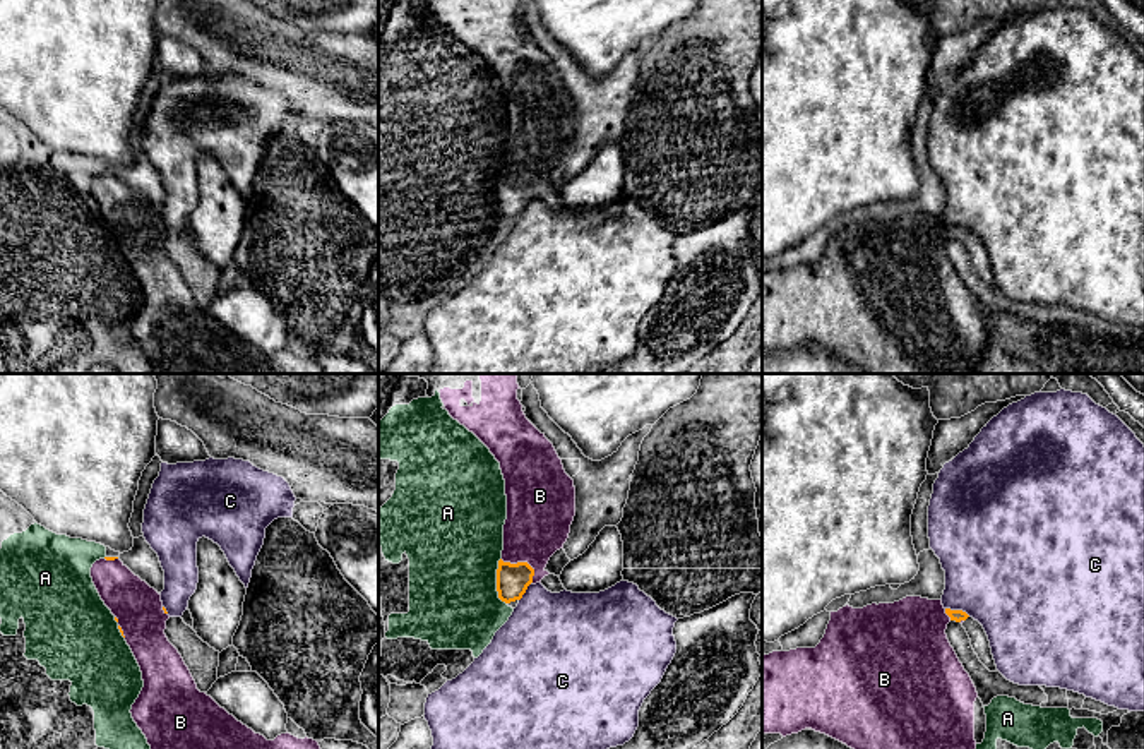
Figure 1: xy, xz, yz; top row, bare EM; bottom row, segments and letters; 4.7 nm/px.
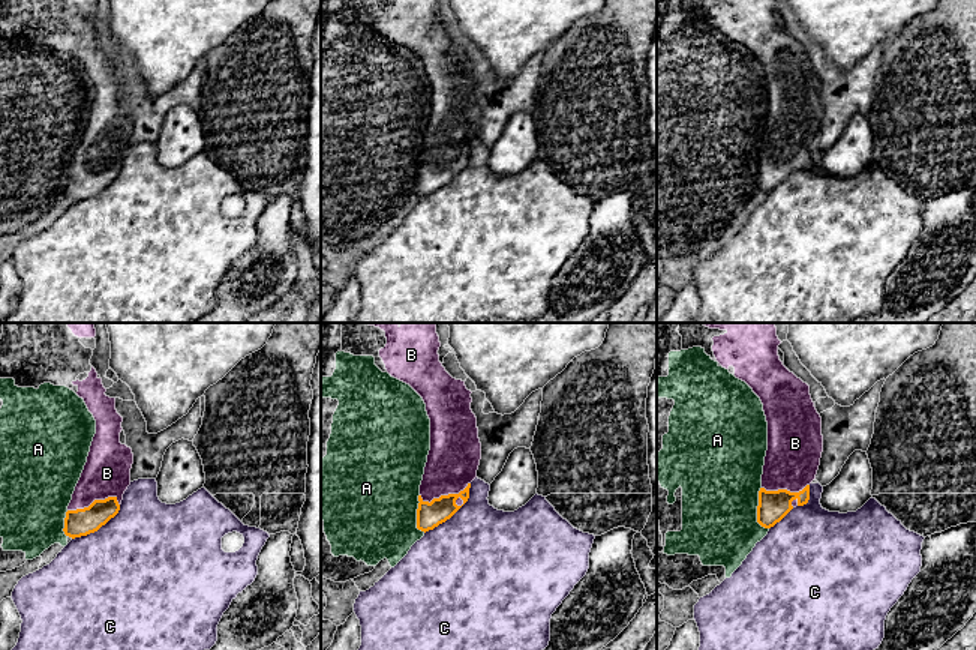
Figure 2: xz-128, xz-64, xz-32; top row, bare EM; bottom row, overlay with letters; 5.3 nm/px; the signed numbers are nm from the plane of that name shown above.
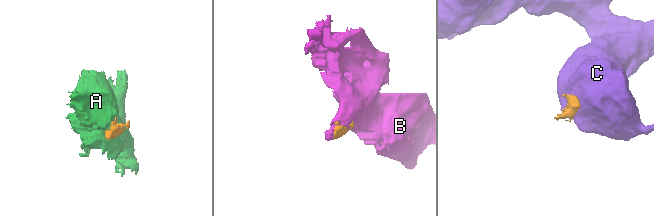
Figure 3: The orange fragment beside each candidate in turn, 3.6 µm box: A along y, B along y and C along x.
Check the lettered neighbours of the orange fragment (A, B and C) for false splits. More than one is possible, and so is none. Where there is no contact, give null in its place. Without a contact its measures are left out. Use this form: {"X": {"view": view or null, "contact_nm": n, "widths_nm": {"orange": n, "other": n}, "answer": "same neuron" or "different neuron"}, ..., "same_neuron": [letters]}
{"A": {"view": "xz", "contact_nm": 220, "widths_nm": {"orange": 160, "other": 420}, "answer": "different neuron"}, "B": {"view": "xz", "contact_nm": 190, "widths_nm": {"orange": 160, "other": 300}, "answer": "same neuron"}, "C": {"view": "yz", "contact_nm": 130, "widths_nm": {"orange": 60, "other": 460}, "answer": "different neuron"}, "same_neuron": ["B"]}

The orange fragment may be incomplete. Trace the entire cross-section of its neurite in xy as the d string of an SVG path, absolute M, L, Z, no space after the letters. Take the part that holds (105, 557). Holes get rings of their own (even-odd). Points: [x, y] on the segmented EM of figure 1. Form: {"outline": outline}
{"outline": "M118 557L96 560L91 578L140 667L144 687L130 713L151 749L320 749L317 740L298 739L288 732L267 740L238 722L211 696L200 692L182 655L164 634L170 615L163 607L161 595Z"}

